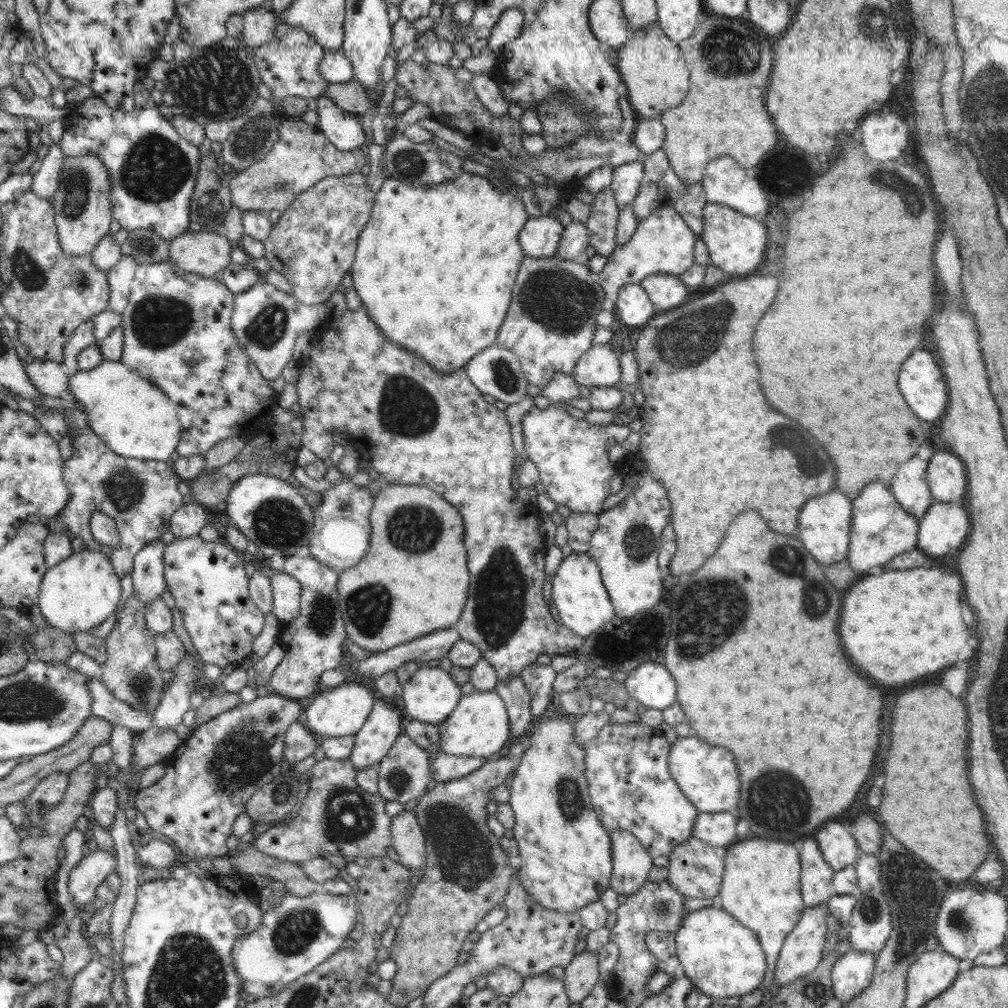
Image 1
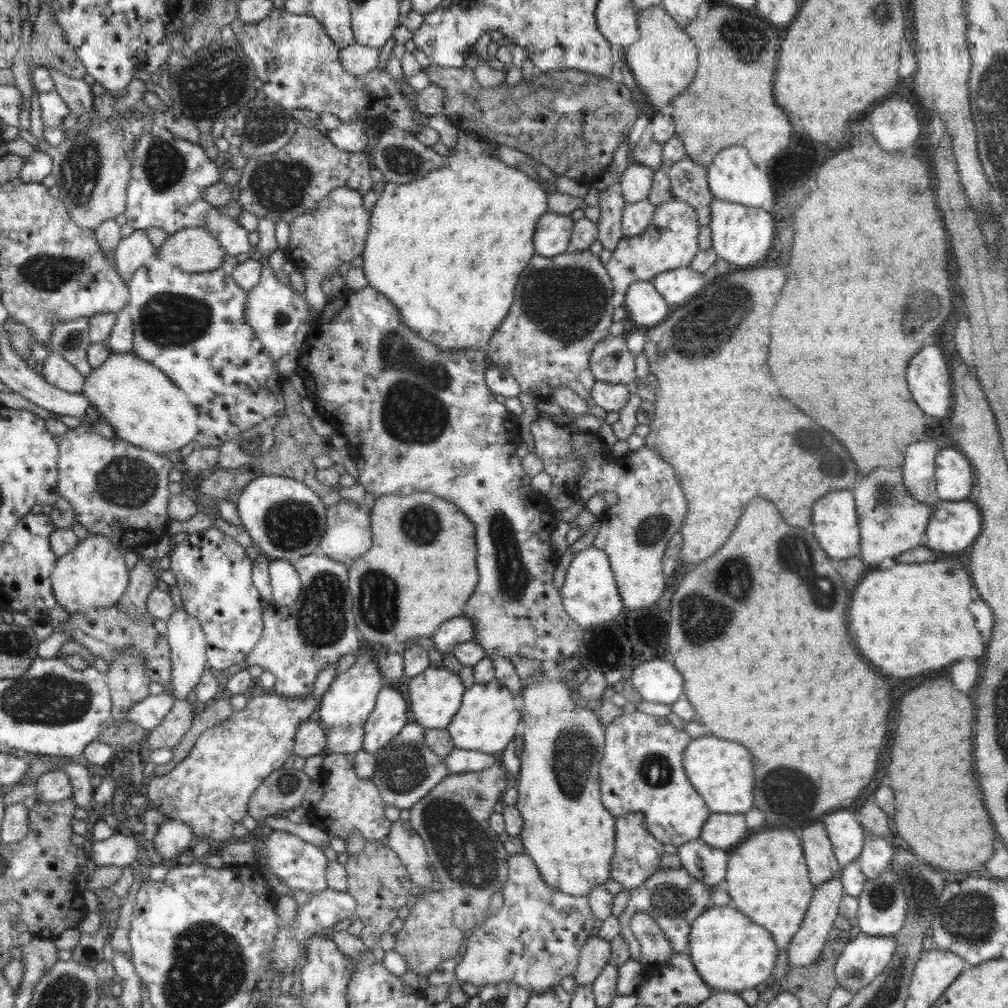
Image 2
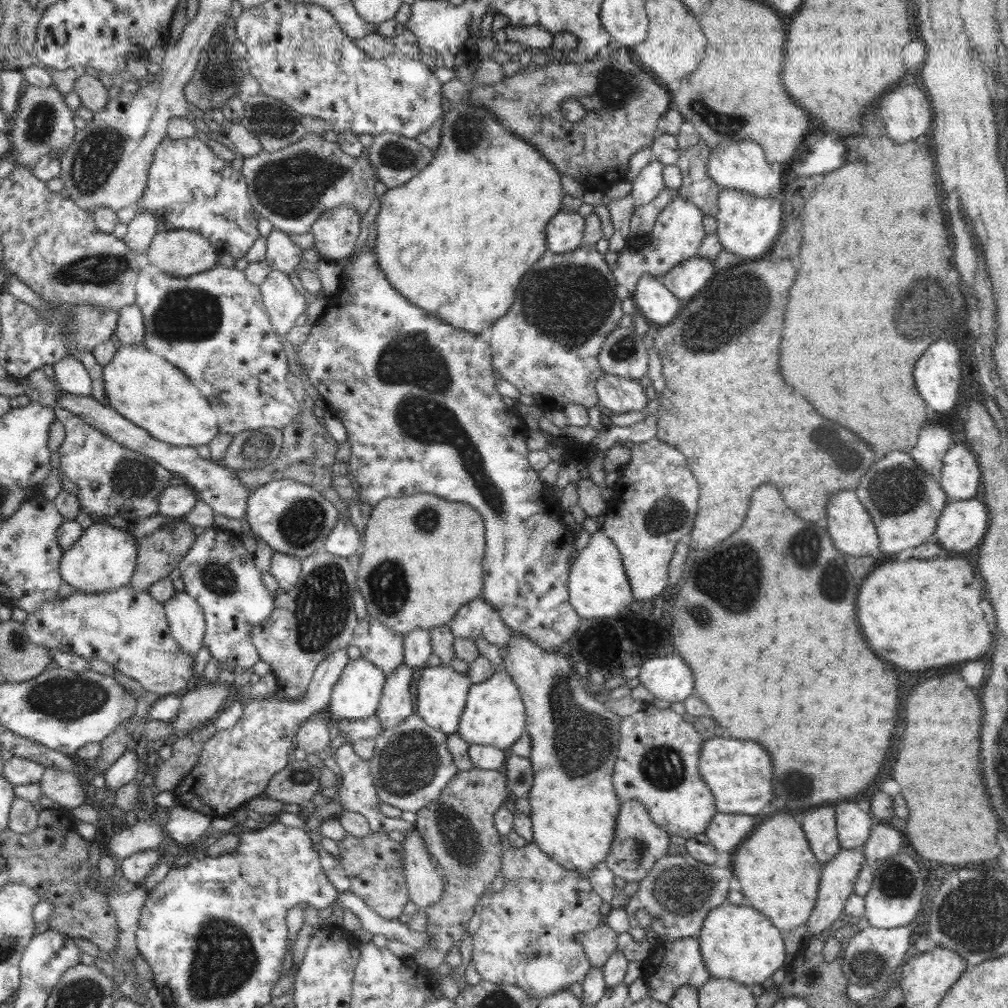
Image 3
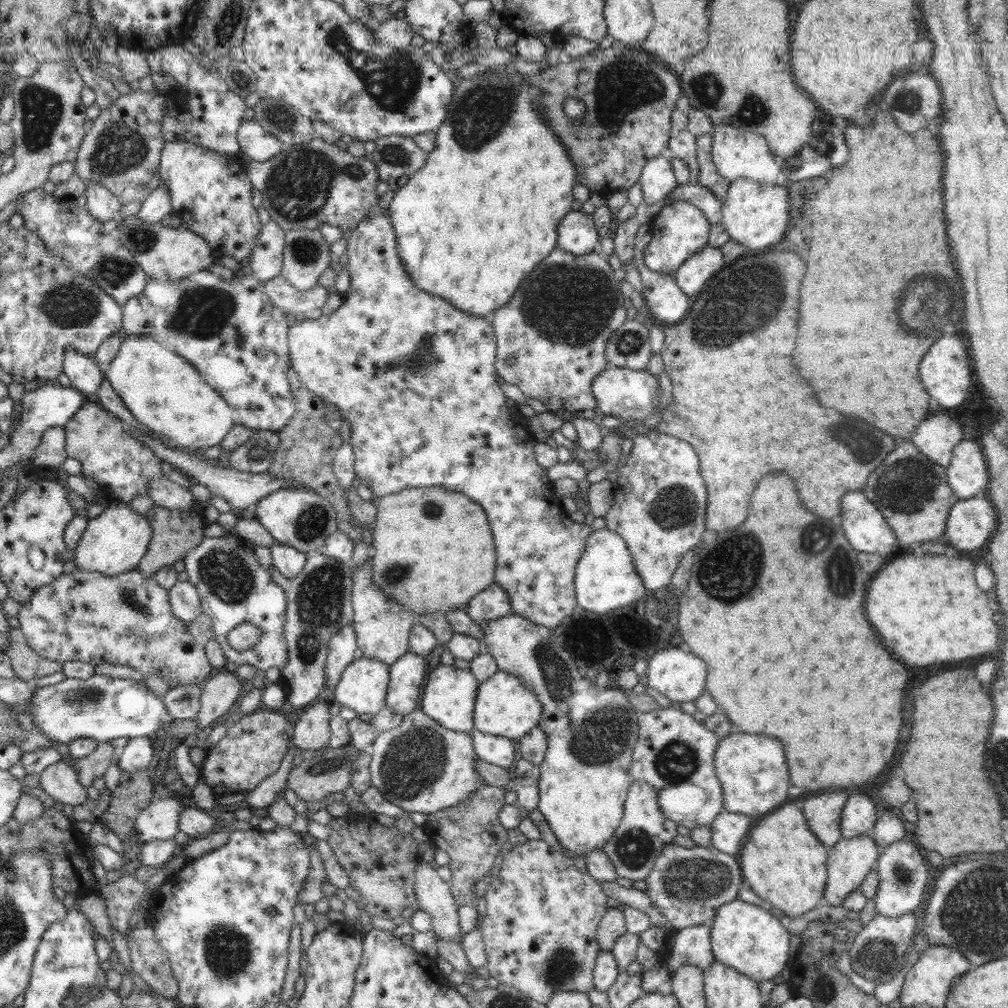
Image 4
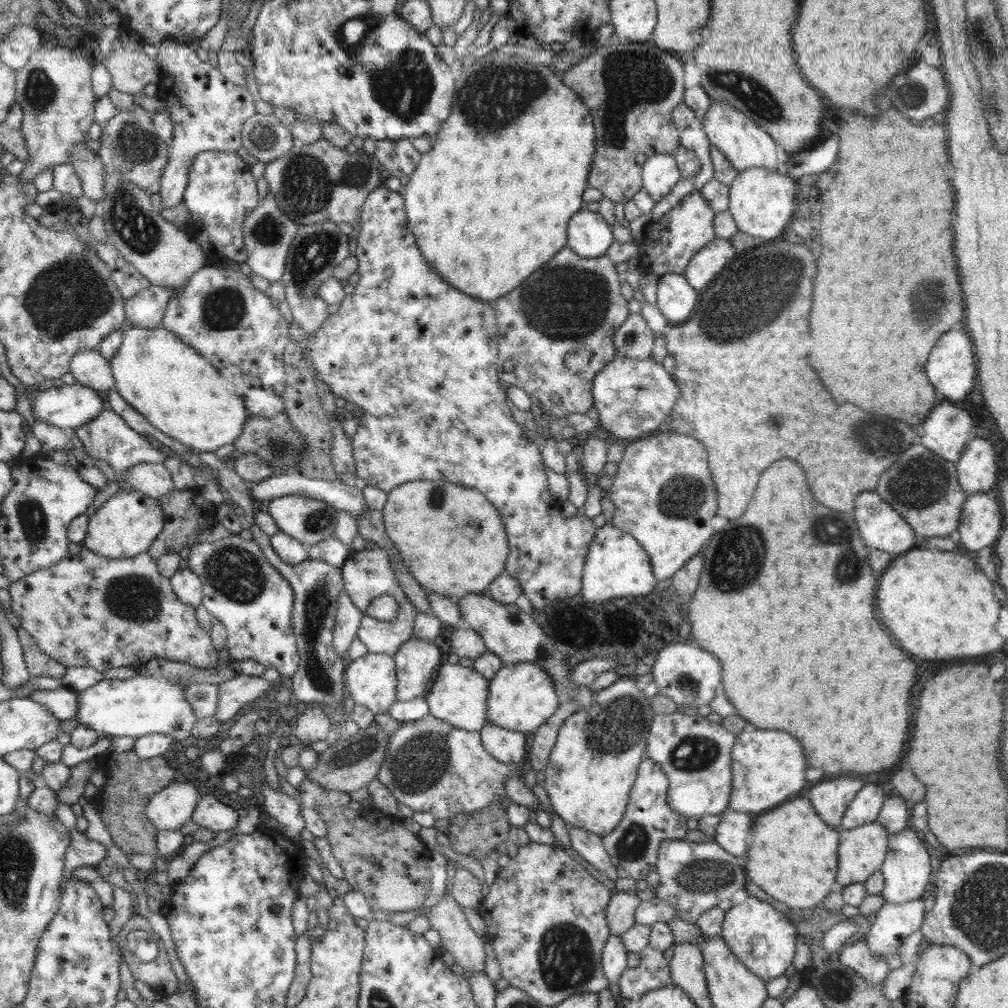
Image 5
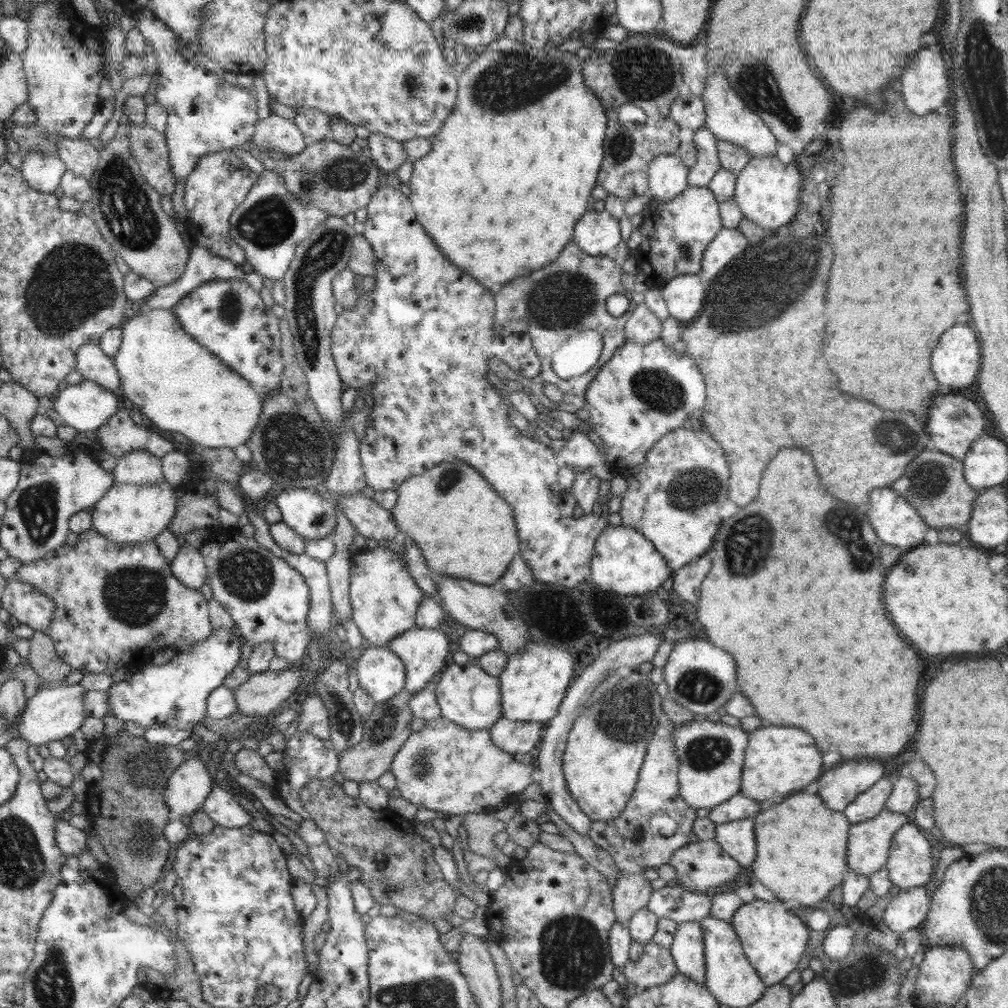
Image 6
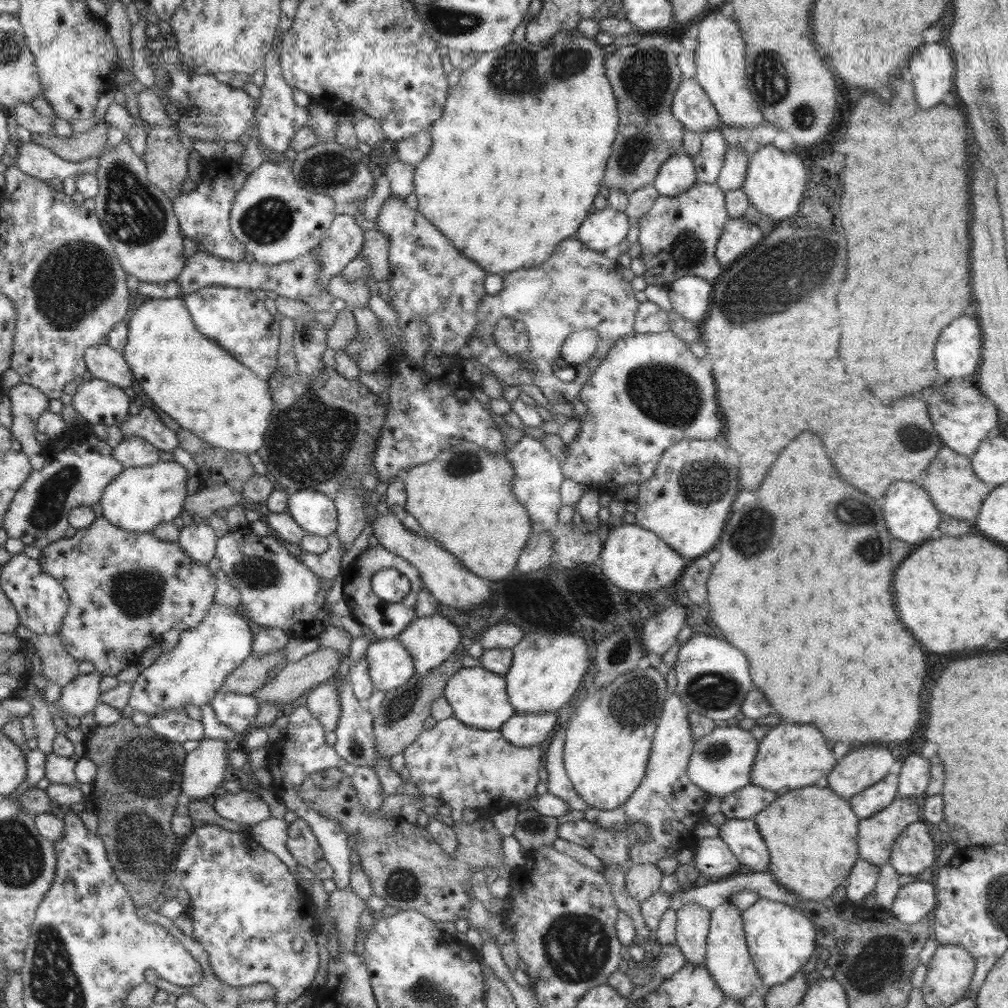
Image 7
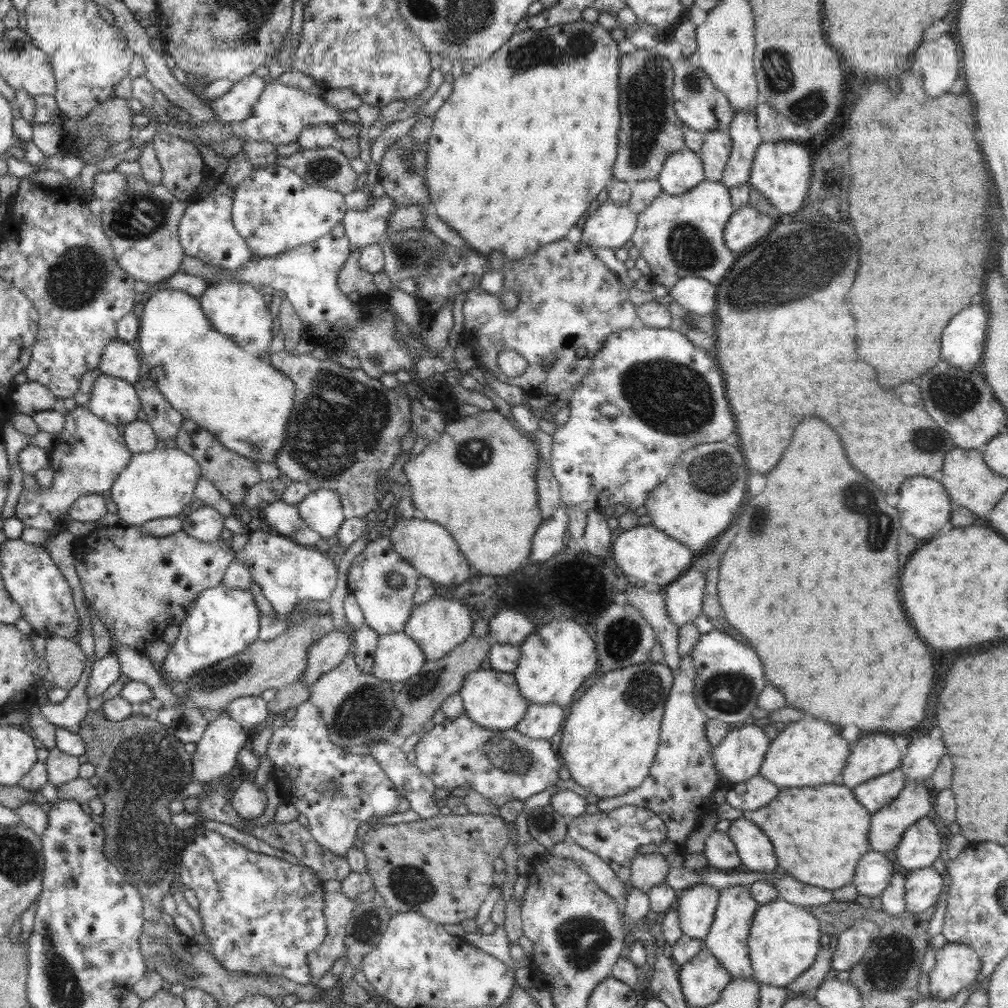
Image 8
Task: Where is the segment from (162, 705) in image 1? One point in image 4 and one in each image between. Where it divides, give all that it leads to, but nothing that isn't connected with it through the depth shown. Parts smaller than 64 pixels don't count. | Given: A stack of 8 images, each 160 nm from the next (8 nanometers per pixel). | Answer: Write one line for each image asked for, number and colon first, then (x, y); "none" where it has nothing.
2: (186, 639)
3: (186, 620)
4: (184, 599)

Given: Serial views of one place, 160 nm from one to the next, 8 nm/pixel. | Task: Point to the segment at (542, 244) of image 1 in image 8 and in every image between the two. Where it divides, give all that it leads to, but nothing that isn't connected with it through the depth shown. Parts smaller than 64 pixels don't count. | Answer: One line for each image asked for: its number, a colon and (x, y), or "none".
2: (551, 237)
3: (564, 231)
4: (577, 235)
5: (589, 235)
6: (597, 233)
7: (605, 228)
8: (610, 226)

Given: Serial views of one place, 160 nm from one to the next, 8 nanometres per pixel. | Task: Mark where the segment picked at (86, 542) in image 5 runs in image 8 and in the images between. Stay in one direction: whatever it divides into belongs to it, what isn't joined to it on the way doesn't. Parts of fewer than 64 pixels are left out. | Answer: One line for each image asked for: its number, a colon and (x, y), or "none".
6: (128, 514)
7: (140, 498)
8: (160, 483)

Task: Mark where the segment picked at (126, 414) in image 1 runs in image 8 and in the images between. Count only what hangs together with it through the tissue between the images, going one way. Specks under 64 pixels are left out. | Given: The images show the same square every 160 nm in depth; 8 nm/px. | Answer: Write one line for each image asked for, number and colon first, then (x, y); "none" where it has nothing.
2: (145, 408)
3: (152, 393)
4: (163, 391)
5: (152, 367)
6: (180, 386)
7: (194, 380)
8: (246, 403)

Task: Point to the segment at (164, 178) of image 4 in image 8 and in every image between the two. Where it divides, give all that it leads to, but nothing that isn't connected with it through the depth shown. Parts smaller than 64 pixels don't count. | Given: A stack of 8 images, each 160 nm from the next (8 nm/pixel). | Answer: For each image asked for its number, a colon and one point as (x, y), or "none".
5: (221, 191)
6: (221, 181)
7: (203, 215)
8: (206, 231)

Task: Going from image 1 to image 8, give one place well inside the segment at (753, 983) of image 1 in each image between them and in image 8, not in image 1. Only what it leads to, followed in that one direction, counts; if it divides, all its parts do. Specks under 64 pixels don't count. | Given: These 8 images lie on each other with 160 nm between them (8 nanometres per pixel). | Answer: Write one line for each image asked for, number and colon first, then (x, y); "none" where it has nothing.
2: (731, 952)
3: (738, 943)
4: (751, 939)
5: (761, 937)
6: (773, 938)
7: (780, 939)
8: (783, 942)

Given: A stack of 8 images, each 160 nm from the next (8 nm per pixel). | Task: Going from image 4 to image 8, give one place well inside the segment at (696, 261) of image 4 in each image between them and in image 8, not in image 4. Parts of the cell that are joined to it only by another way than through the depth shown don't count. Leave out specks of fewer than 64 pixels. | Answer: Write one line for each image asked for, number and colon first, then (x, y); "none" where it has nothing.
5: (709, 261)
6: (729, 243)
7: (738, 235)
8: (747, 225)

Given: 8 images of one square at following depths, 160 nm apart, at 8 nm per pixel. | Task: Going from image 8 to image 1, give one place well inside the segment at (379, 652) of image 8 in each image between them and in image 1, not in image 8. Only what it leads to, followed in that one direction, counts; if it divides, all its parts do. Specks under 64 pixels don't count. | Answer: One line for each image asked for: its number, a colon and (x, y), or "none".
1: (341, 711)
2: (351, 698)
3: (356, 695)
4: (363, 686)
5: (371, 681)
6: (381, 674)
7: (390, 665)

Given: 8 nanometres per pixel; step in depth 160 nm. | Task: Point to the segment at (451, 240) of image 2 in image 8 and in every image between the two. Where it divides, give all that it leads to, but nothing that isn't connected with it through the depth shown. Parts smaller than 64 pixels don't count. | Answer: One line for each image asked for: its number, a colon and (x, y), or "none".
3: (455, 240)
4: (479, 215)
5: (490, 202)
6: (511, 170)
7: (519, 154)
8: (524, 143)

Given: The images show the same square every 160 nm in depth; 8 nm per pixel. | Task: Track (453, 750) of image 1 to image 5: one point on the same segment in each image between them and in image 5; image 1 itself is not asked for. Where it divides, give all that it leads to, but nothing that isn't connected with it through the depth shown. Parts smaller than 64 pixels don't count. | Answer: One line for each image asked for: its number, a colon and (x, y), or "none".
2: (489, 718)
3: (494, 714)
4: (504, 707)
5: (521, 697)

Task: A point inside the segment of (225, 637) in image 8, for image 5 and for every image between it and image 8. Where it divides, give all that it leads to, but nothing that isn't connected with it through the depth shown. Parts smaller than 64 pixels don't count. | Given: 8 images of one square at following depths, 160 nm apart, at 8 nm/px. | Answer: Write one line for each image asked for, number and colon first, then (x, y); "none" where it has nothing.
5: (143, 705)
6: (174, 695)
7: (191, 673)

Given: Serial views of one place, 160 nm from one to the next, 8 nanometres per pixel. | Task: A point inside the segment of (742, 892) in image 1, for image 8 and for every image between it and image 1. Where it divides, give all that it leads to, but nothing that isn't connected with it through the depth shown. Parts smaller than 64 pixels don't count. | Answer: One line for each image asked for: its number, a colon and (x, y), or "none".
2: (767, 879)
3: (779, 874)
4: (783, 862)
5: (792, 855)
6: (801, 855)
7: (811, 833)
8: (819, 833)

